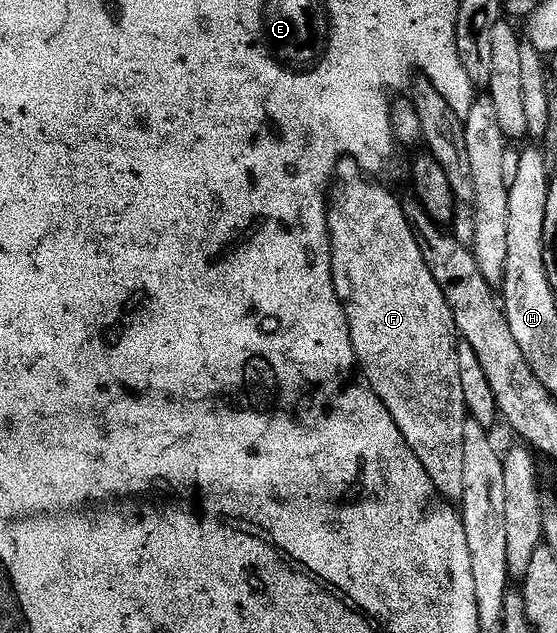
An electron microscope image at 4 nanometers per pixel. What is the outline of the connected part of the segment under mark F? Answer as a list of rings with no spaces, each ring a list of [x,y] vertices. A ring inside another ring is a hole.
[[[341,158],[336,161],[334,169],[334,179],[330,184],[330,191],[326,196],[328,206],[328,237],[330,238],[330,254],[332,255],[332,281],[334,290],[340,299],[340,305],[344,307],[346,322],[350,330],[350,342],[356,355],[356,362],[359,371],[364,371],[363,379],[367,381],[376,396],[386,406],[390,418],[394,418],[394,426],[402,434],[406,446],[422,462],[422,470],[430,478],[430,482],[436,491],[449,502],[459,501],[462,494],[462,430],[466,419],[462,385],[459,381],[458,358],[456,357],[456,341],[458,333],[456,323],[452,317],[452,308],[448,305],[448,298],[444,296],[443,290],[439,288],[434,277],[430,274],[430,269],[423,261],[422,252],[416,241],[412,224],[408,220],[408,213],[405,206],[396,201],[396,196],[392,192],[387,192],[380,184],[375,184],[373,177],[365,173],[363,168],[356,165],[356,161],[351,158]]]

